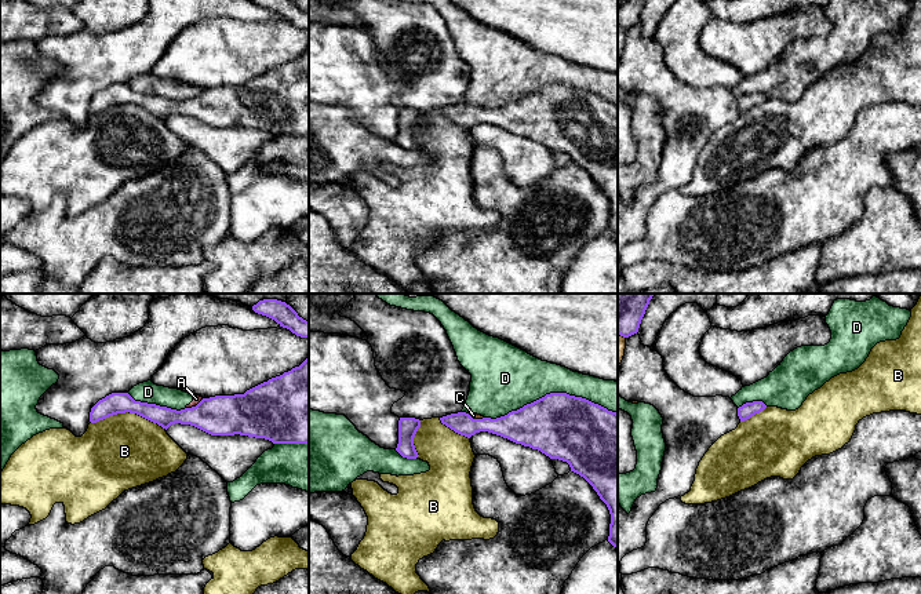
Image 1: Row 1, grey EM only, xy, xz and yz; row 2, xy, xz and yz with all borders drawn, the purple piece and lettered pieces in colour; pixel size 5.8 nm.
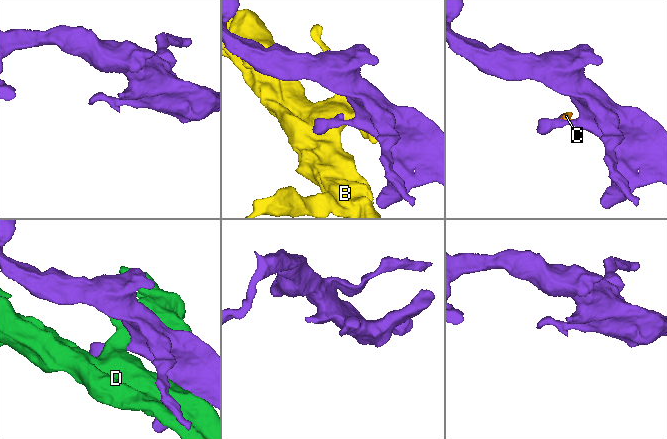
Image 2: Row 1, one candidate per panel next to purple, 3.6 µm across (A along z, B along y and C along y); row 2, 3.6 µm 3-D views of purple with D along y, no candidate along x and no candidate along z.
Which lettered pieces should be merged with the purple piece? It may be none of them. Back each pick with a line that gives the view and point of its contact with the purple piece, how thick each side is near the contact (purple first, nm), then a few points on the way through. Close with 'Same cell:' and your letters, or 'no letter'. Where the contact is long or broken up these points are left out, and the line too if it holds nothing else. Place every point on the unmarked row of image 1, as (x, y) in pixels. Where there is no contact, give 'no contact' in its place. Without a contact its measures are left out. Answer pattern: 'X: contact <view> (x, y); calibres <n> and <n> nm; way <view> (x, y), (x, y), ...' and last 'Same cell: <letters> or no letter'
C: contact xz (476, 110); calibres 190 and 30 nm
Same cell: C

